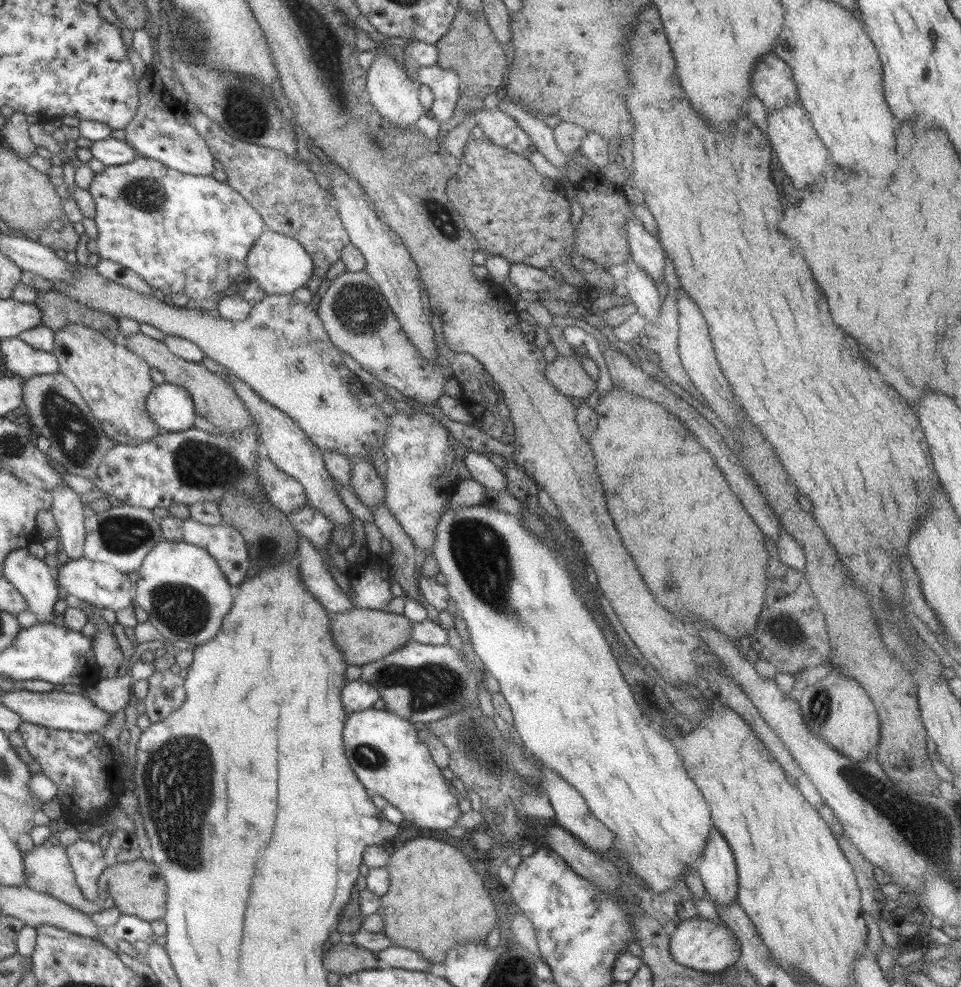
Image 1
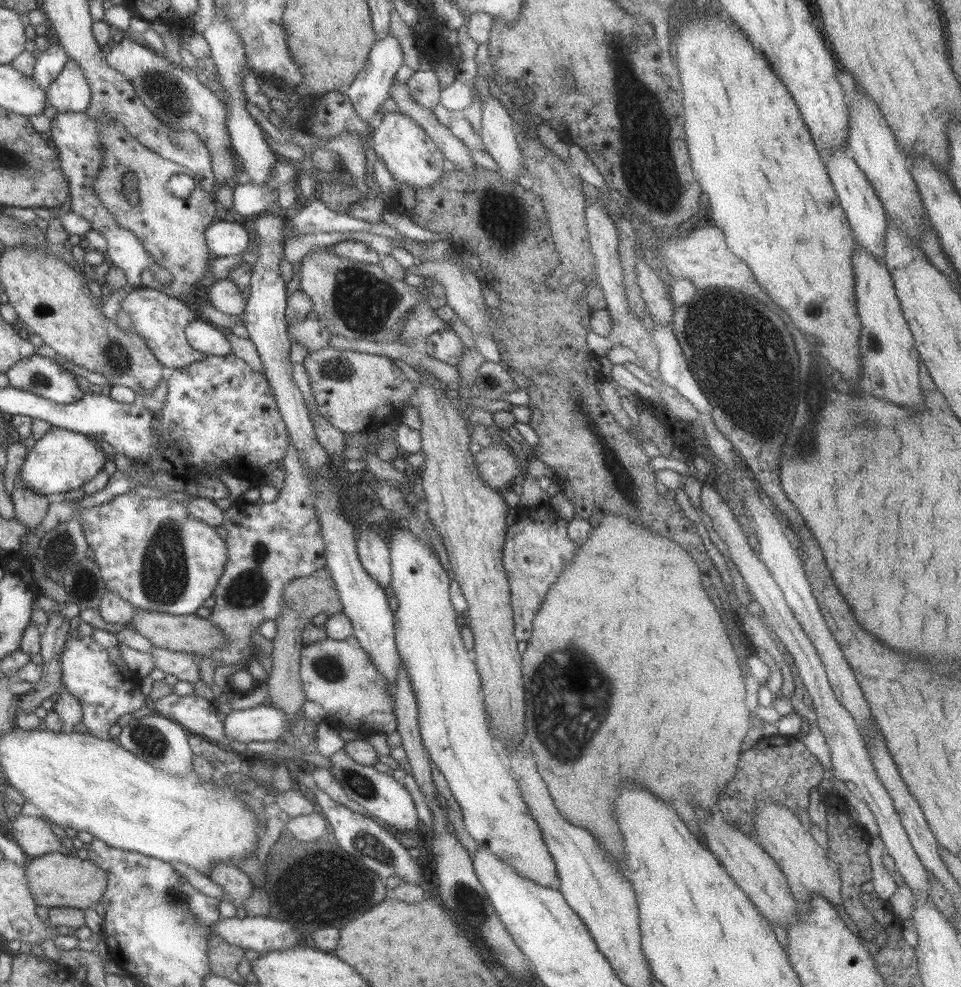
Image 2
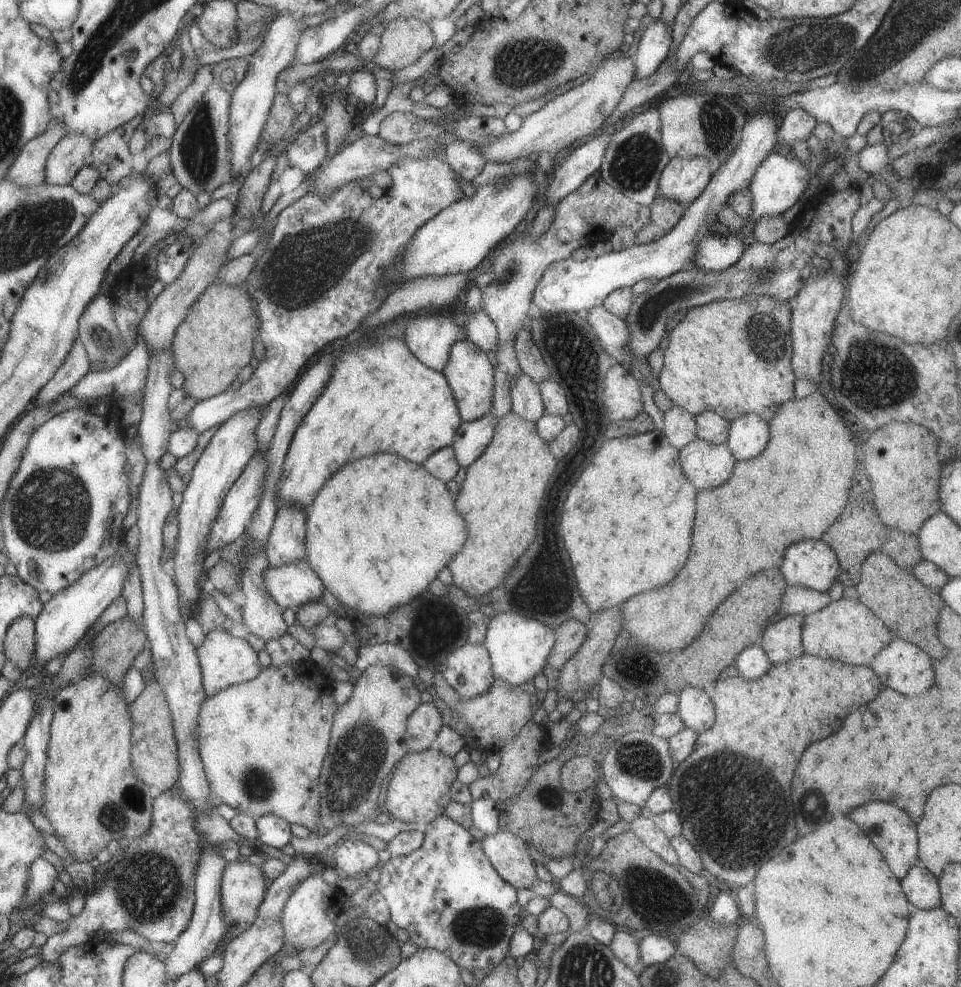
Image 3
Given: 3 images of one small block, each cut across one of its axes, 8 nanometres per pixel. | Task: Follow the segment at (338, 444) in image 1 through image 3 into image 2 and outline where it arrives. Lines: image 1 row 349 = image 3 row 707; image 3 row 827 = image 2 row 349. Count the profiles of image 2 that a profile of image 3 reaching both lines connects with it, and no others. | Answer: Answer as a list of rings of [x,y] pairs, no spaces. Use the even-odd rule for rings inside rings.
[[[308,317],[302,321],[288,322],[287,332],[289,338],[300,342],[308,353],[328,347],[332,335],[326,329],[326,325],[318,321],[318,318],[312,320]]]

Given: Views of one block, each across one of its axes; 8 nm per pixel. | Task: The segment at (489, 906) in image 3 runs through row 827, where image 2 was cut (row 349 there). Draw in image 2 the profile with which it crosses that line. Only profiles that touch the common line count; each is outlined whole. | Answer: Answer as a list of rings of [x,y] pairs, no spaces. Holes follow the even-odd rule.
[[[444,328],[440,332],[430,334],[422,349],[431,357],[438,358],[448,364],[458,366],[458,359],[464,353],[464,342],[451,328]]]

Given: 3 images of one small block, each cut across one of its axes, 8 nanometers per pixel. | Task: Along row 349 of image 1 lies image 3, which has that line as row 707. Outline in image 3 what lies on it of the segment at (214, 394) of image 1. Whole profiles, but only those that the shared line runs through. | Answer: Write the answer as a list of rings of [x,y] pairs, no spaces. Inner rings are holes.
[[[157,680],[145,682],[140,696],[130,703],[130,718],[134,720],[132,728],[132,766],[136,776],[150,786],[153,792],[159,793],[176,786],[180,778],[178,764],[178,742],[174,736],[172,714],[168,698]]]

